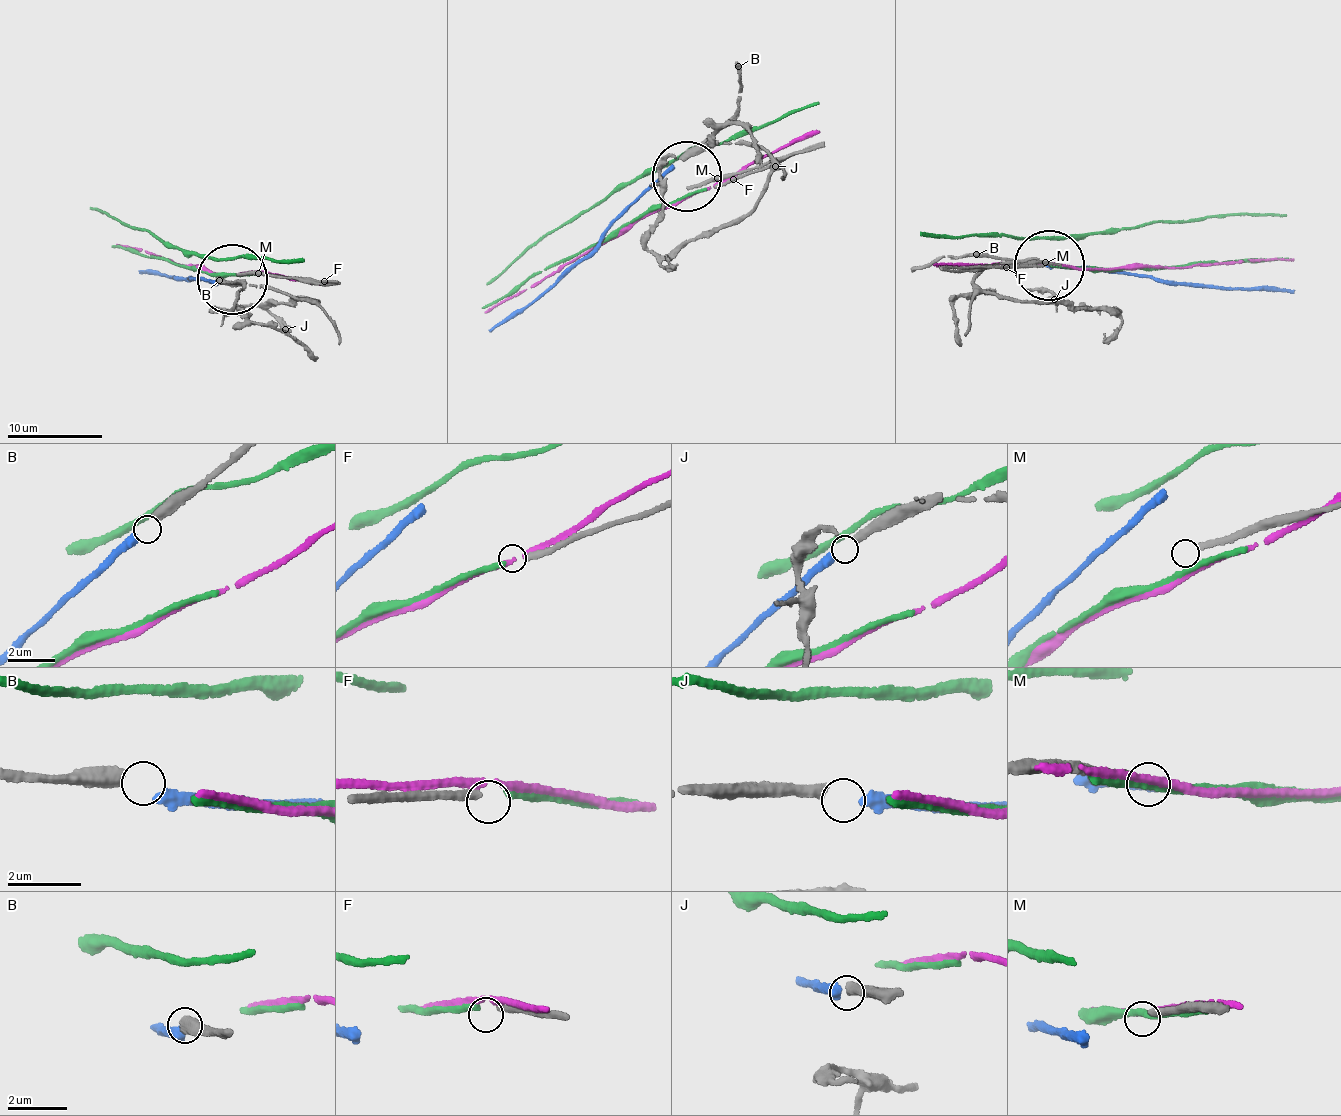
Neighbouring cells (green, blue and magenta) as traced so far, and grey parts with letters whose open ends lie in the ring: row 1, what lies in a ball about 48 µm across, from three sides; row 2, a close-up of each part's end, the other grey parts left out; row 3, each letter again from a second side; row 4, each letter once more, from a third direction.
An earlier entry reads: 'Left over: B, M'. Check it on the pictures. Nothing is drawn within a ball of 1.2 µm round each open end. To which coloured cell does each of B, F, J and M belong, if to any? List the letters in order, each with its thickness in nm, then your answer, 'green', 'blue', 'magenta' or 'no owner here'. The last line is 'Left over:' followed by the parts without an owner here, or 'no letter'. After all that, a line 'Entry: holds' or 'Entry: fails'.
B: 440 nm | no owner here
F: 220 nm | green
J: 360 nm | blue
M: 200 nm | no owner here
Left over: B, M
Entry: holds

